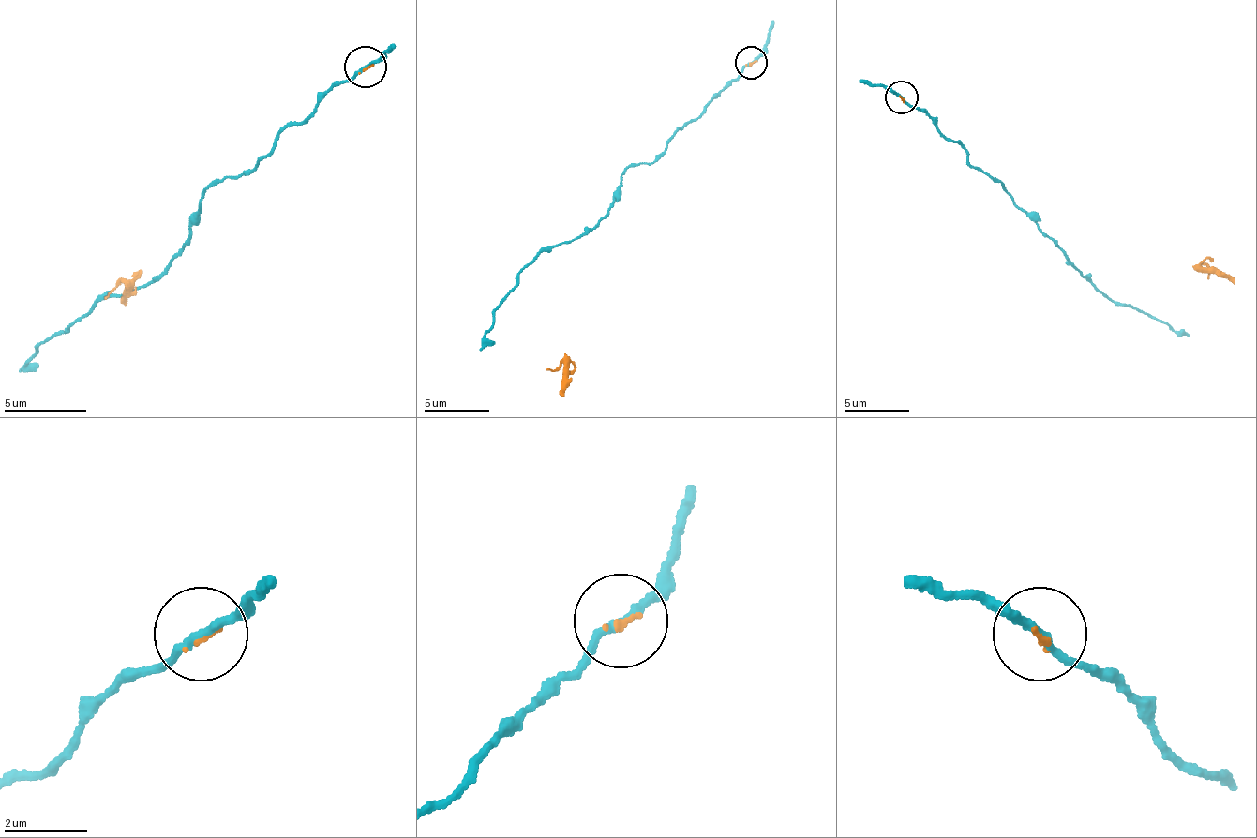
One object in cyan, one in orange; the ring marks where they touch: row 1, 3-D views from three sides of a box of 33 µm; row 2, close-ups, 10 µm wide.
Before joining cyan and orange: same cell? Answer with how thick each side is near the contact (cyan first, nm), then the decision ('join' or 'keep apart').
calibres 190 and 80 nm; join

